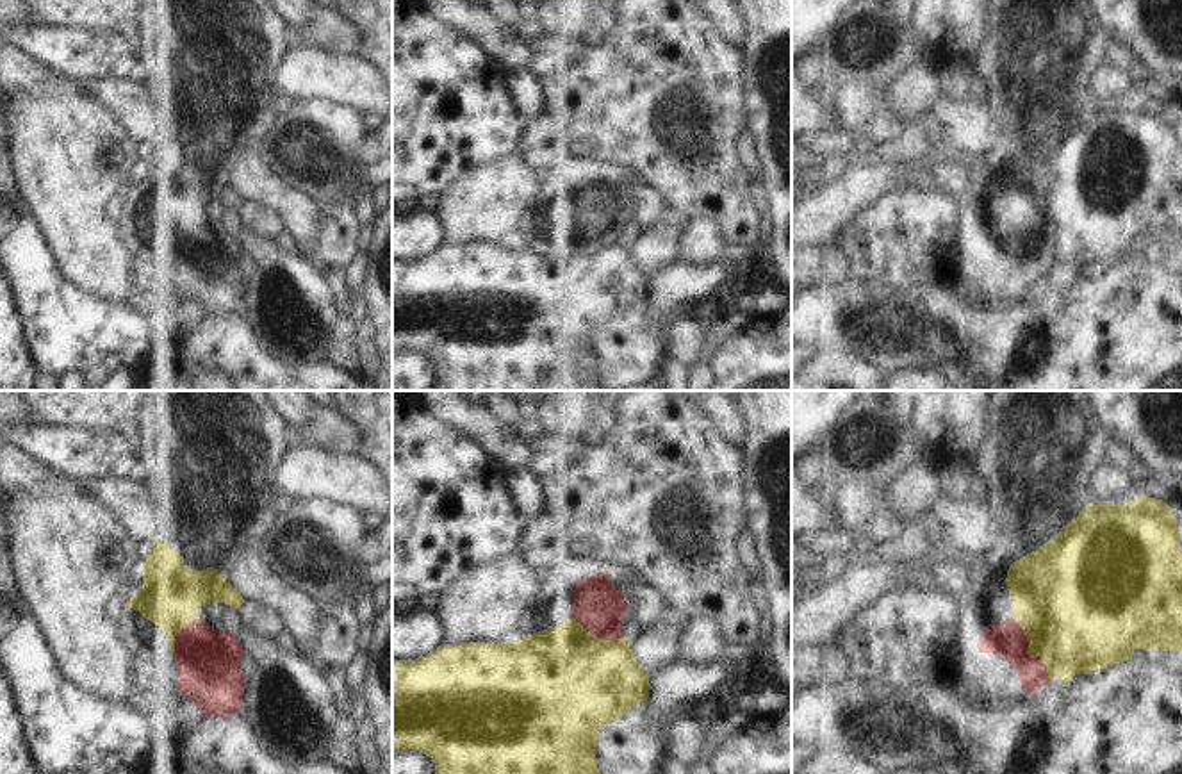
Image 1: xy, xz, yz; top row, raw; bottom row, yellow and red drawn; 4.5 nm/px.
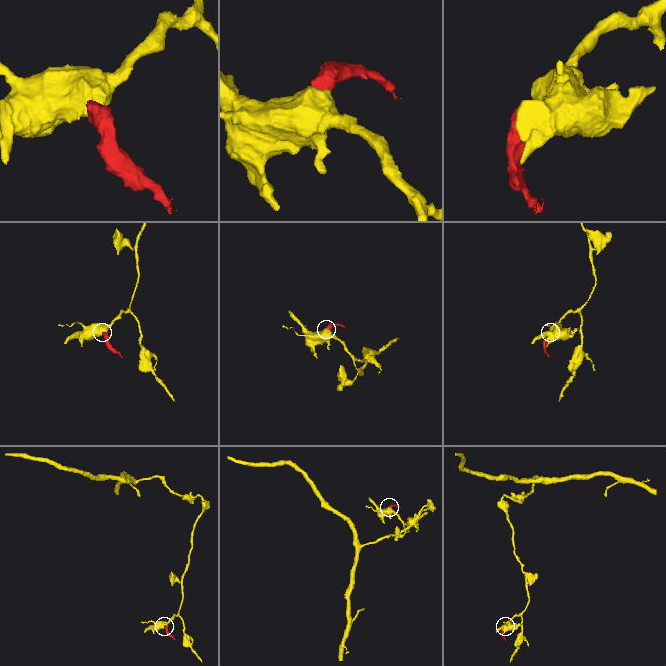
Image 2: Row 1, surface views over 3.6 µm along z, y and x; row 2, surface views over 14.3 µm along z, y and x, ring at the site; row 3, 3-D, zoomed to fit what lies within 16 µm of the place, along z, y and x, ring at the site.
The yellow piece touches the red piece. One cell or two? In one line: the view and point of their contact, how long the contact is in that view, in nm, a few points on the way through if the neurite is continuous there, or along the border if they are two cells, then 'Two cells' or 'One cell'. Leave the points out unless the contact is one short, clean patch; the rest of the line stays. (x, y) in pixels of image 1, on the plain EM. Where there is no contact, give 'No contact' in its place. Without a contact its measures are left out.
Touches yellow at yz (1027, 252). Shared border 340 nm. Boundary: yz (1011, 216), (1027, 239), (1027, 254), (1042, 261), (1050, 279). Two cells.

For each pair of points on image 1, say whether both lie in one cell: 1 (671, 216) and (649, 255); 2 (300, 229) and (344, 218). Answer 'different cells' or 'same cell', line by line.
1: same cell
2: different cells

